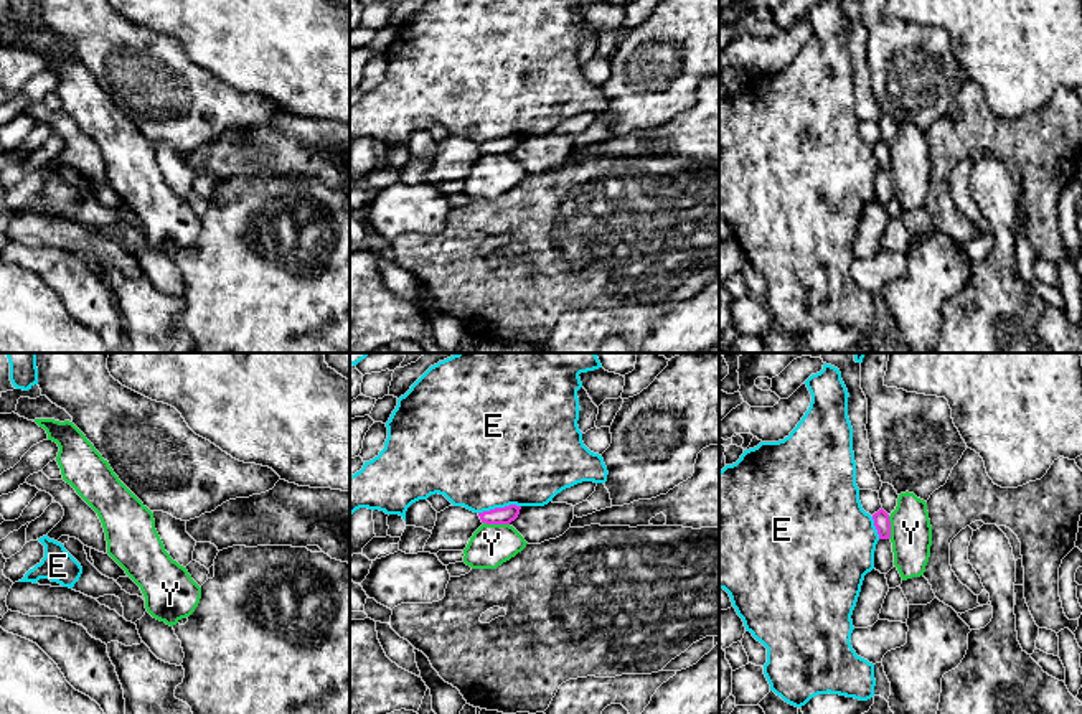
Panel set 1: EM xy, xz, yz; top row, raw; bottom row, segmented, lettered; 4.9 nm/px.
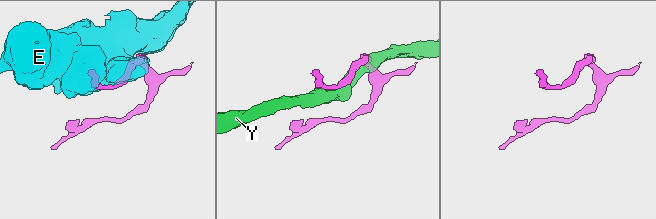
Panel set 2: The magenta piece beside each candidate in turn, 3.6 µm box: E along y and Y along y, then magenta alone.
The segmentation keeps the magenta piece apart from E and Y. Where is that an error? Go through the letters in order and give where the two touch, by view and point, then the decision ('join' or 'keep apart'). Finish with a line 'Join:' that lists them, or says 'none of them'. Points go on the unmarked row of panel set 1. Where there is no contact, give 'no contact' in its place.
E: contact xz (498, 139); keep apart
Y: contact xz (497, 154); keep apart
Join: none of them

